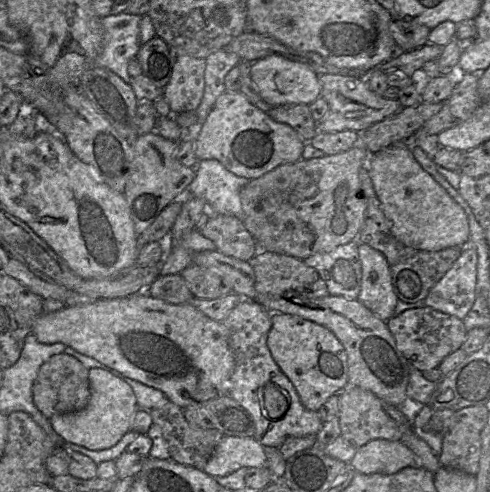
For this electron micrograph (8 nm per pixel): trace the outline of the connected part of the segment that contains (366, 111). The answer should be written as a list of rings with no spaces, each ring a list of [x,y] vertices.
[[[319,74],[317,78],[321,84],[320,97],[328,103],[328,112],[317,122],[319,132],[357,132],[394,115],[402,108],[398,99],[383,98],[372,92],[362,78],[340,74]]]

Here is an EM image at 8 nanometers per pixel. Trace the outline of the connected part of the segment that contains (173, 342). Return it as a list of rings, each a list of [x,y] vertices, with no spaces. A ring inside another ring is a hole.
[[[146,291],[122,298],[98,299],[90,304],[40,314],[33,323],[32,333],[40,343],[63,343],[127,378],[161,390],[169,401],[182,409],[229,395],[235,359],[227,343],[227,331],[221,321],[211,319],[190,303],[171,304],[151,297]]]

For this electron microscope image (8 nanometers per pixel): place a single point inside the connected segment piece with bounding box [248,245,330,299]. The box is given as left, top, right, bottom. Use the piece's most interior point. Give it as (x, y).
(275, 274)

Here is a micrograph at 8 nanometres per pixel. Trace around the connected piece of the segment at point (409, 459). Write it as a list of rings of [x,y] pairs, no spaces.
[[[375,439],[357,448],[348,463],[356,473],[391,475],[406,467],[422,467],[417,456],[401,441]]]

